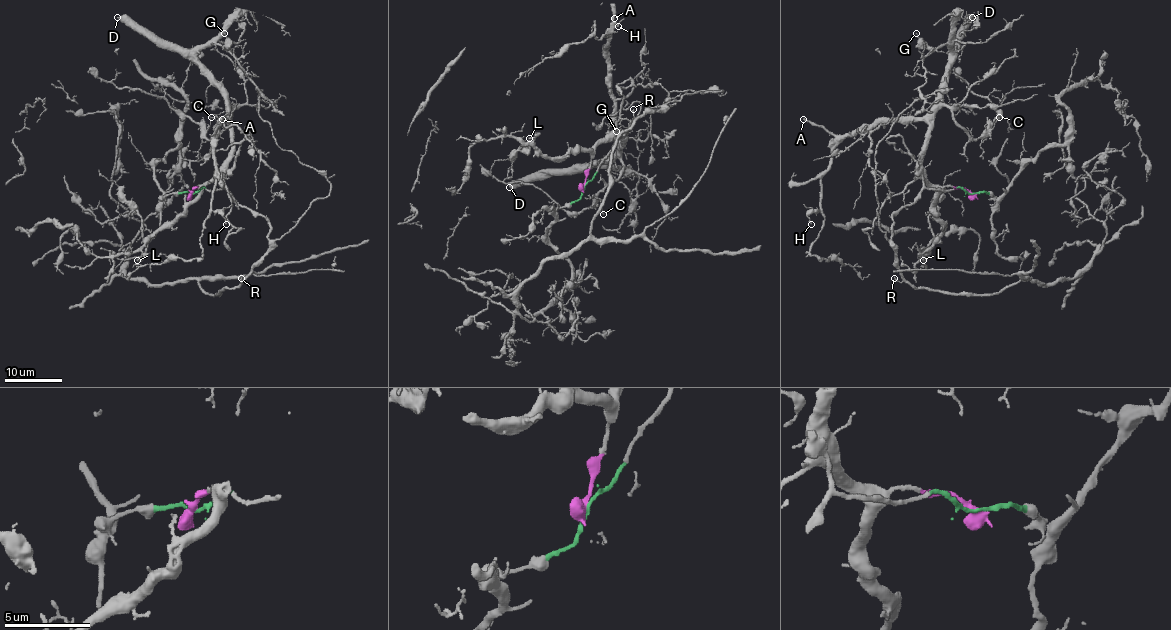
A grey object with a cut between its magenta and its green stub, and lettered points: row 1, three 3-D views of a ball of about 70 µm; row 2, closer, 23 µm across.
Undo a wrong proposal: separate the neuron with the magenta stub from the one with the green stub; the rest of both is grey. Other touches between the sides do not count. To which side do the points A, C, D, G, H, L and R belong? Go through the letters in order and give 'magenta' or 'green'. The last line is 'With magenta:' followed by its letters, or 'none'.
A: magenta
C: magenta
D: magenta
G: magenta
H: magenta
L: magenta
R: green
With magenta: A, C, D, G, H, L

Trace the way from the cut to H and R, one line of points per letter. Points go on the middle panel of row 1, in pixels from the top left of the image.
H: (584, 188), (591, 152), (605, 139), (623, 140), (617, 137), (615, 97), (604, 35), (614, 24), (618, 26)
R: (584, 188), (615, 140), (654, 107), (661, 107), (635, 117), (633, 108)

